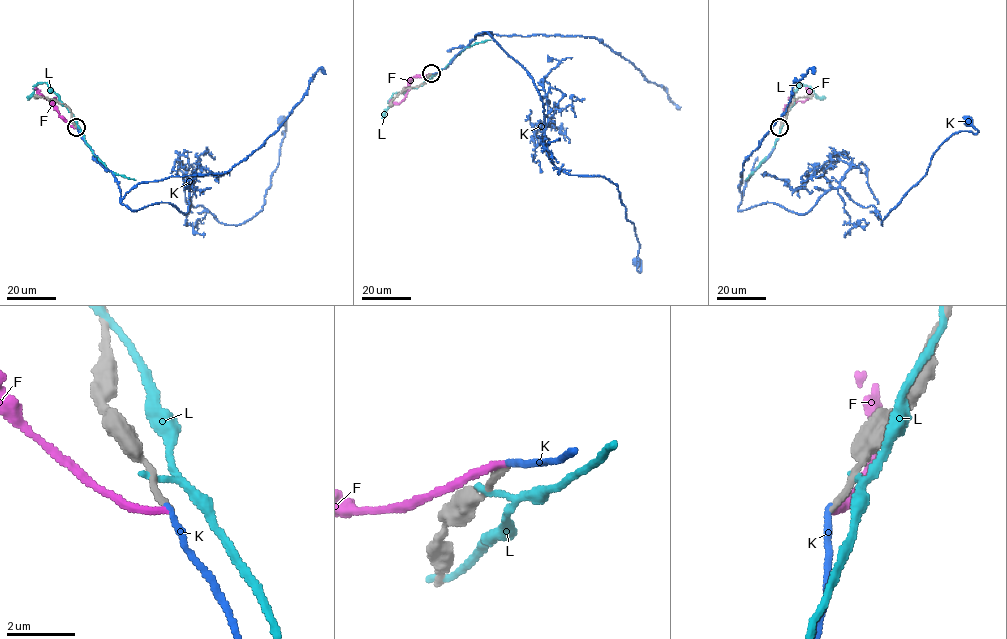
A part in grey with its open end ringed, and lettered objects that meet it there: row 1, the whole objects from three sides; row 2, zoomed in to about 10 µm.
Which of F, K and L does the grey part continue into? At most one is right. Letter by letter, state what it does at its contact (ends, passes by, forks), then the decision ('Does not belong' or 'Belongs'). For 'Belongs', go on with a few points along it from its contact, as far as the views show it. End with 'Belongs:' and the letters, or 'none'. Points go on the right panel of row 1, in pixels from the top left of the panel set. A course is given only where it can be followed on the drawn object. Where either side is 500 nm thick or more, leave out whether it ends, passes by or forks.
F: It ends there. Does not belong
K: It ends there. Belongs. Its course: (779, 127), (738, 211), (773, 203), (805, 214), (842, 187), (882, 225), (938, 146), (977, 132), (968, 122)
L: It passes by. Does not belong
Belongs: K

